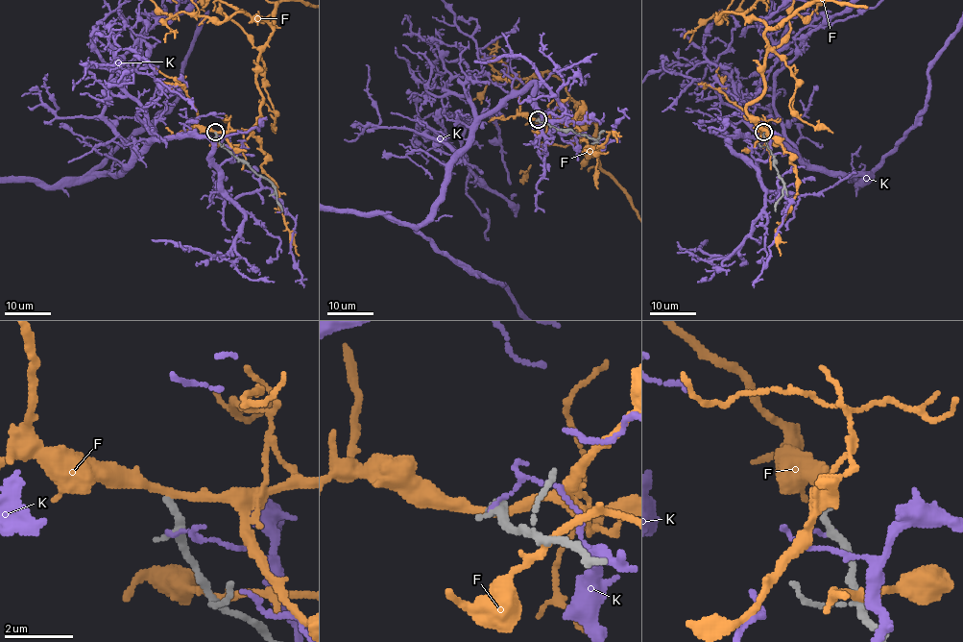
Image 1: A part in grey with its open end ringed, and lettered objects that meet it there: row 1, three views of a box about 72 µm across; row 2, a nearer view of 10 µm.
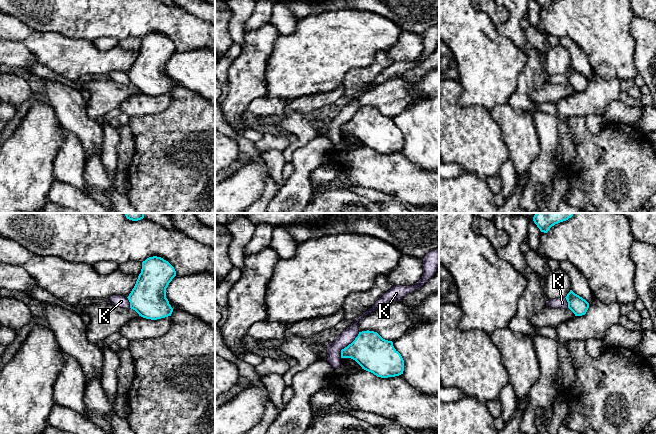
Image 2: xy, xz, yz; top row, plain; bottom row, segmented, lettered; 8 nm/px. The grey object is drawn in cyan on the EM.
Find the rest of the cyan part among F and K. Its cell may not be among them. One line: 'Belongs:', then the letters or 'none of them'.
Belongs: none of them

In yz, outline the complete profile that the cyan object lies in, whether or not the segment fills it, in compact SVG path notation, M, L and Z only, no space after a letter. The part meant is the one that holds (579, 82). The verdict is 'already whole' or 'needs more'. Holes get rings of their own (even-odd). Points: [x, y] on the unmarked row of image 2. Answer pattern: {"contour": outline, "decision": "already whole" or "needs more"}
{"contour": "M570 66L565 74L568 78L568 84L575 90L575 92L586 90L589 84L589 79L585 75L575 70L572 66Z", "decision": "already whole"}

